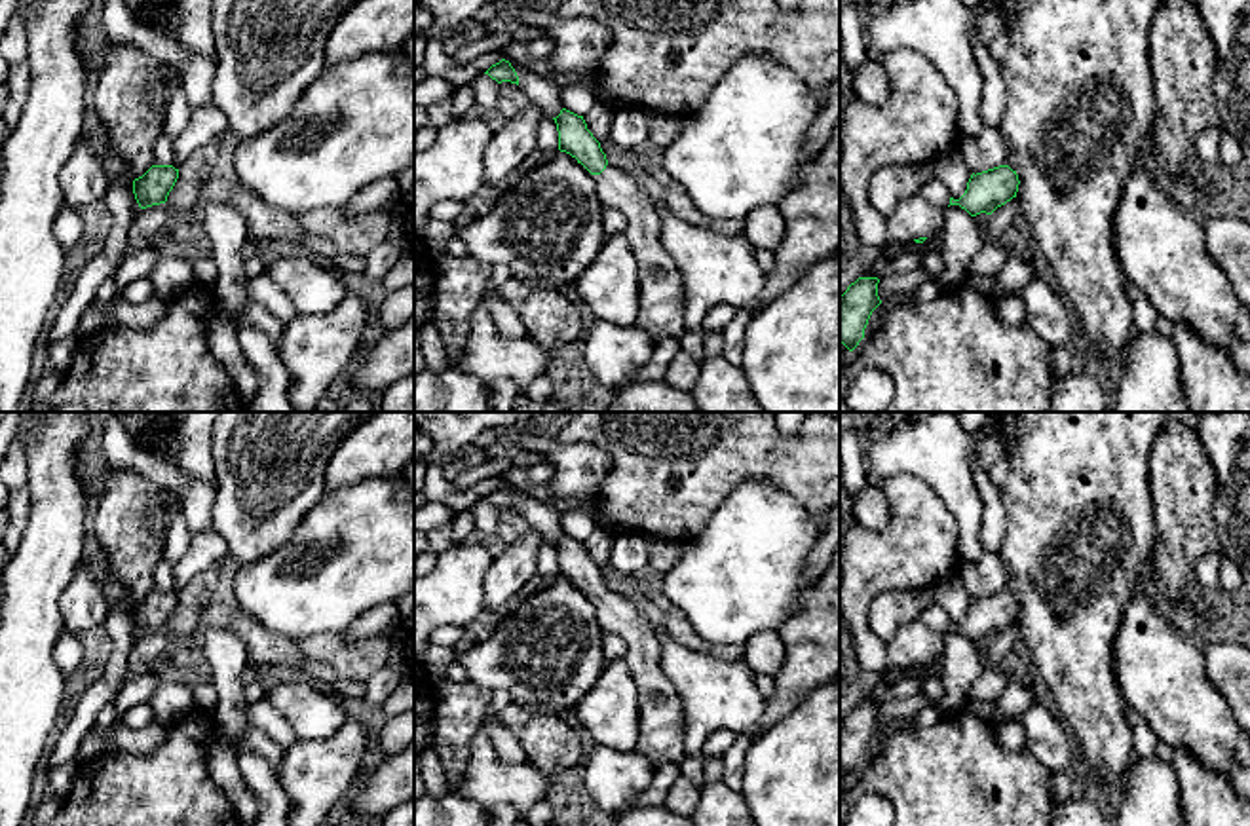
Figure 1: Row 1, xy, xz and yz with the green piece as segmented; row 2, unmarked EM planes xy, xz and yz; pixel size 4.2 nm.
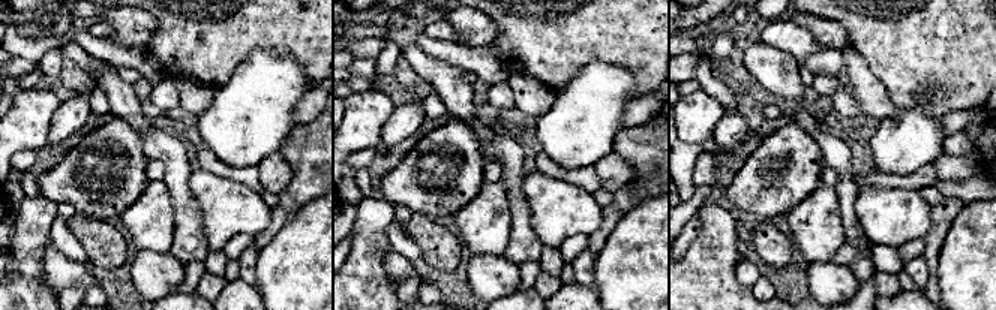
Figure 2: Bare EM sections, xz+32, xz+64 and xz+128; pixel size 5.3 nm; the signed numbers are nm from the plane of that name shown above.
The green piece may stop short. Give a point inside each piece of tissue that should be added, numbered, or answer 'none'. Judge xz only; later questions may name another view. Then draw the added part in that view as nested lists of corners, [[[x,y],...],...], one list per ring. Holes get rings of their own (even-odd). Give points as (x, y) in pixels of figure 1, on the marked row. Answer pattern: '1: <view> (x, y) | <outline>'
1: xz (662, 306) | [[[608,163],[600,175],[593,175],[597,182],[597,196],[604,205],[619,209],[627,216],[625,237],[631,243],[638,266],[638,317],[636,327],[646,330],[653,340],[678,338],[686,330],[684,319],[684,292],[680,273],[663,249],[661,235],[661,207],[659,199],[644,184],[638,184],[623,169]]]

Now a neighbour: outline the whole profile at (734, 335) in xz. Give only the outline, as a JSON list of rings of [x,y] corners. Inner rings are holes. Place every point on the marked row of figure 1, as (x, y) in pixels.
[[[739,310],[722,330],[722,355],[735,366],[741,366],[745,332],[750,325],[750,319],[752,315],[747,310]]]

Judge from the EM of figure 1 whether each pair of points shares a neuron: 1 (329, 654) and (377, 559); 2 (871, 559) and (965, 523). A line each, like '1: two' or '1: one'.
1: two
2: two

